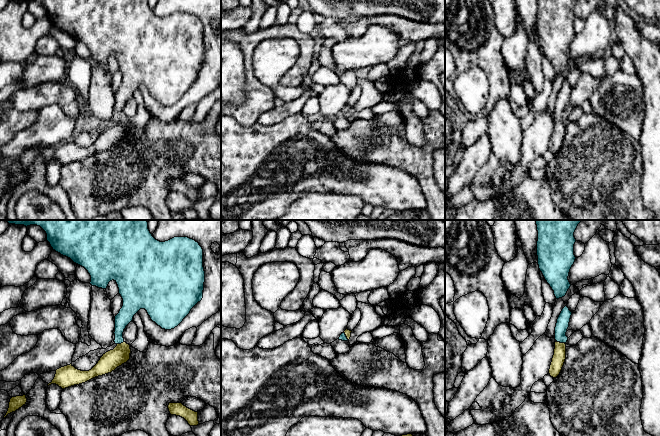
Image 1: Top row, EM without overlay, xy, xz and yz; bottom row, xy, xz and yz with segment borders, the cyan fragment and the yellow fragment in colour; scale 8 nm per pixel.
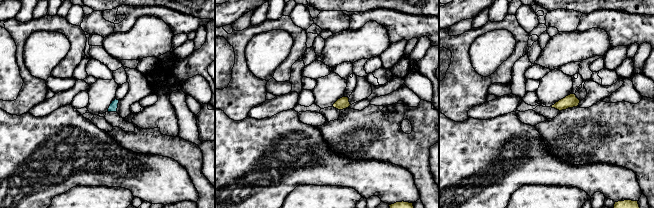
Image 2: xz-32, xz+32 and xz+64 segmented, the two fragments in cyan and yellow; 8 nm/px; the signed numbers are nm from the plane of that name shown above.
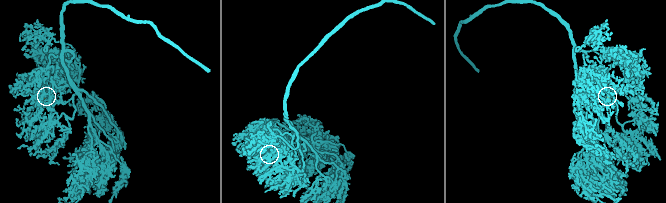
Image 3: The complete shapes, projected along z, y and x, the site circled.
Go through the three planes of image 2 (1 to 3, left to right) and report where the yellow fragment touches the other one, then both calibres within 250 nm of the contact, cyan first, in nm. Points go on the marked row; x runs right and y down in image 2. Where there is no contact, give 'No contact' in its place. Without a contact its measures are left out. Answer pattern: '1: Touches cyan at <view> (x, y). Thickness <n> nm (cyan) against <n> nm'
1: No contact
2: No contact
3: No contact

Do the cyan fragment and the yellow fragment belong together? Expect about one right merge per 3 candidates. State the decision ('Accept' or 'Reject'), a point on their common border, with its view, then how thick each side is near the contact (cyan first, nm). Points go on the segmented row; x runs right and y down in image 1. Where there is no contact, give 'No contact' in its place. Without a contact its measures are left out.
Accept. Touches cyan at yz (560, 342). Thickness 100 nm (cyan) against 100 nm

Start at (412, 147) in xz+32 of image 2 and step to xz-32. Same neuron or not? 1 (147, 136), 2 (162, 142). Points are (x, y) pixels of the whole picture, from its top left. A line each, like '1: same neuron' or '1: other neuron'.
1: same neuron
2: same neuron

